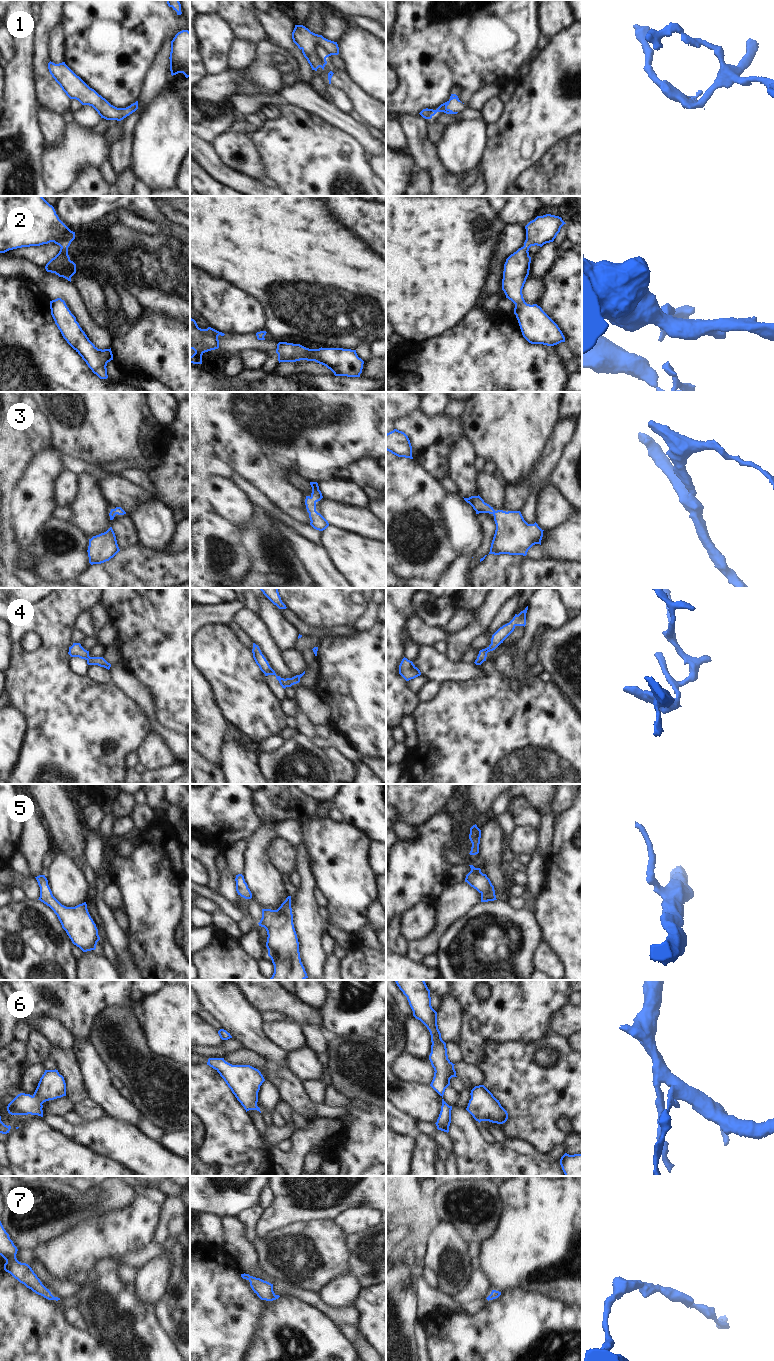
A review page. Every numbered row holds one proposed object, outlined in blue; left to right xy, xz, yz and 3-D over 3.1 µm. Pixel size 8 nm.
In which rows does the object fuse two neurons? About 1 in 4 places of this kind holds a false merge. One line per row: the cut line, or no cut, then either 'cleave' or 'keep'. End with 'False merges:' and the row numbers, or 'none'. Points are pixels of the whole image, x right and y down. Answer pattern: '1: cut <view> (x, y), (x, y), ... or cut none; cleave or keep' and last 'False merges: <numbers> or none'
1: cut none; keep
2: cut none; keep
3: cut none; keep
4: cut none; keep
5: cut none; keep
6: cut none; keep
7: cut none; keep
False merges: none

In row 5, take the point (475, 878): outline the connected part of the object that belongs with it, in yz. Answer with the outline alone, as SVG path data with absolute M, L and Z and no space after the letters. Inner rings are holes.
M469 865L471 871L466 875L465 882L481 894L481 902L494 901L496 899L494 886L486 874L480 868Z

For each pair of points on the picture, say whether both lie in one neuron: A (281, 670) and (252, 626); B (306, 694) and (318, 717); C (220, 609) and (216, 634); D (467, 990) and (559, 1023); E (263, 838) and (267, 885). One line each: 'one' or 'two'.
A: one
B: one
C: two
D: two
E: one

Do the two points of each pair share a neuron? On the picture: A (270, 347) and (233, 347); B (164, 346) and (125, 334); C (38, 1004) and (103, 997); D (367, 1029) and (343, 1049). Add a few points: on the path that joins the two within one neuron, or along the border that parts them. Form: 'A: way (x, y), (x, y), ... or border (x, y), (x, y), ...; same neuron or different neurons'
A: way (261, 345), (242, 344); same neuron
B: way (154, 346), (135, 344); same neuron
C: way (54, 1004), (68, 1004), (78, 997), (87, 997); same neuron
D: border (335, 1036), (360, 1035), (373, 1039); different neurons

